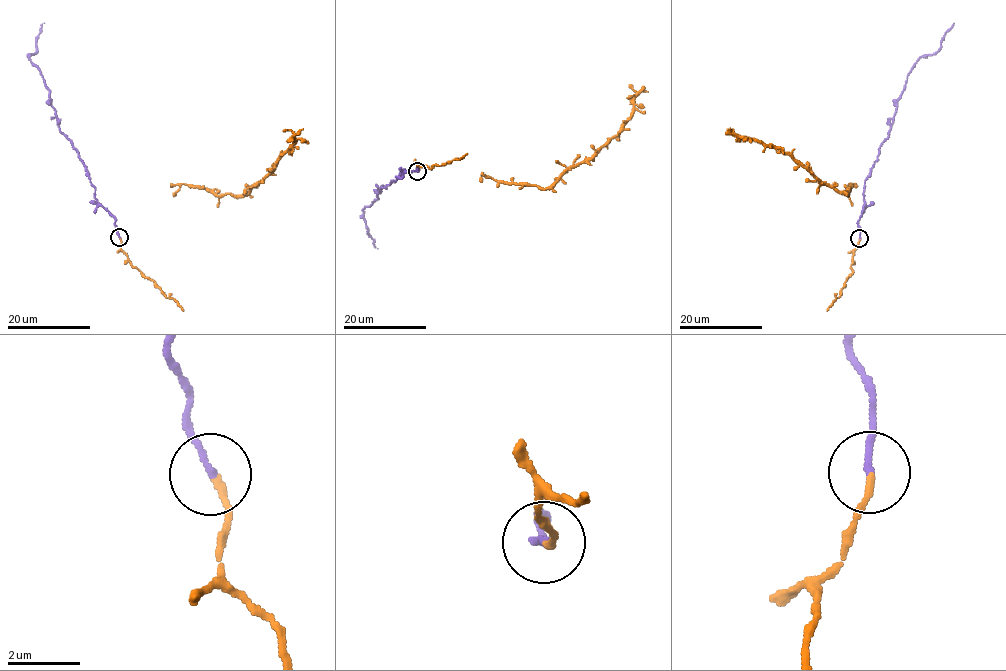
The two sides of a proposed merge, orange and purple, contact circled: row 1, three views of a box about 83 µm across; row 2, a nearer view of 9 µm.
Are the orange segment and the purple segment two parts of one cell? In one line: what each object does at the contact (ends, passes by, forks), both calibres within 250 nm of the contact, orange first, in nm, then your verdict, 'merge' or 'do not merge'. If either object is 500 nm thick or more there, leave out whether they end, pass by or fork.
orange ends; purple ends; calibres 200 and 170 nm; merge

